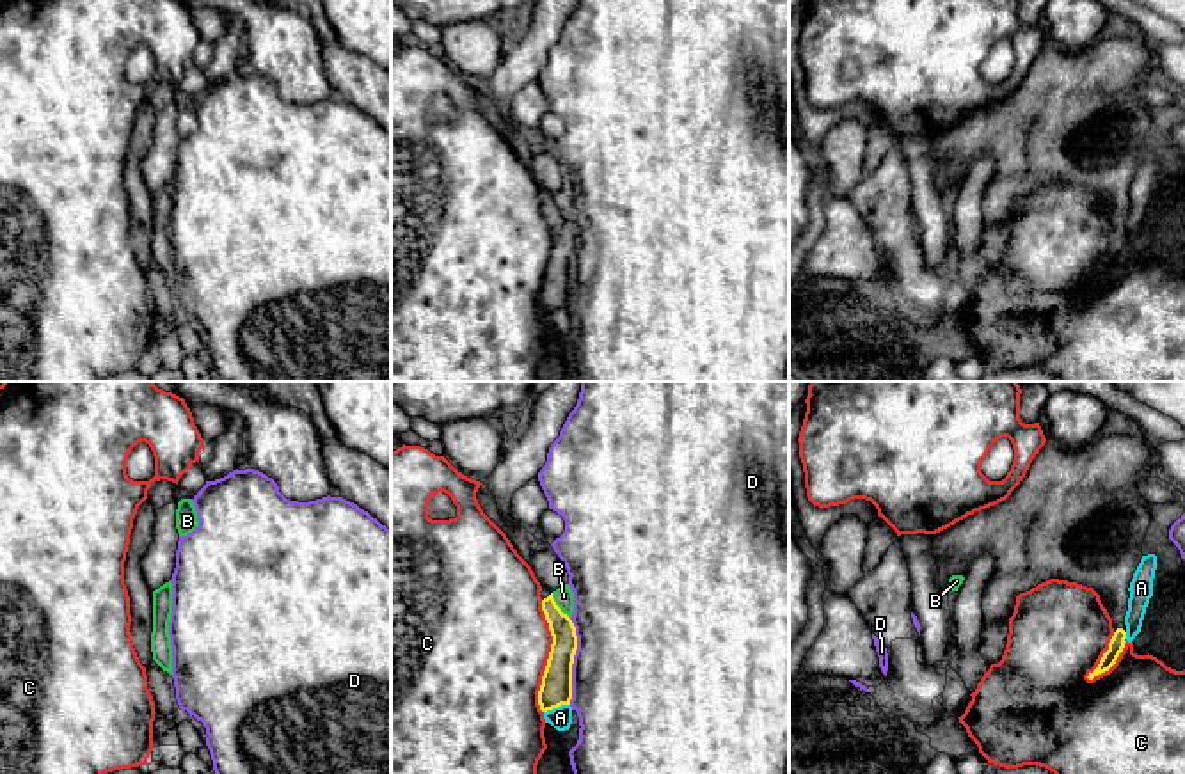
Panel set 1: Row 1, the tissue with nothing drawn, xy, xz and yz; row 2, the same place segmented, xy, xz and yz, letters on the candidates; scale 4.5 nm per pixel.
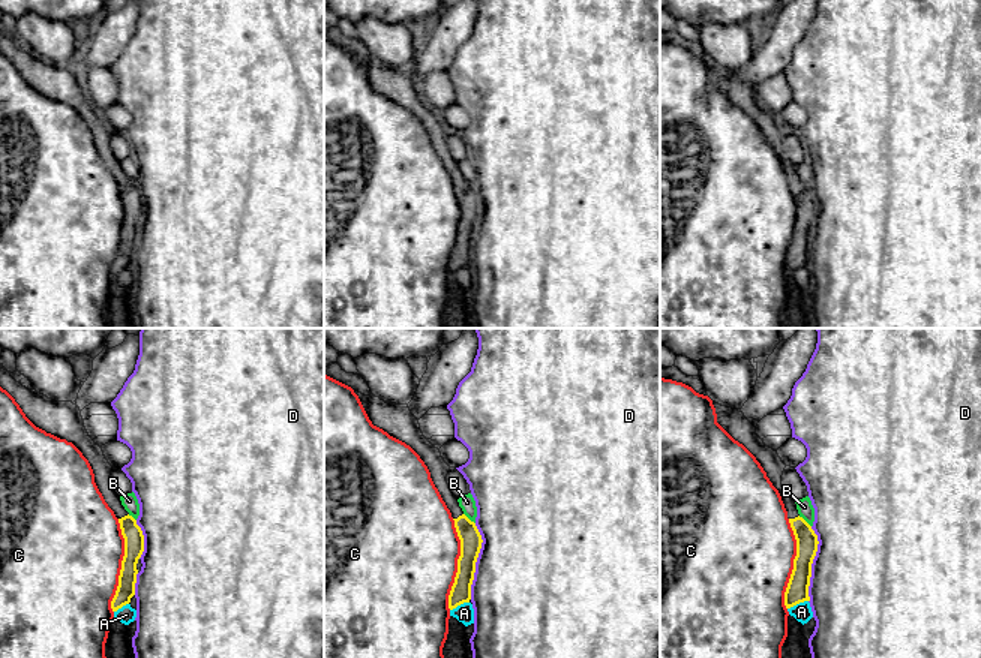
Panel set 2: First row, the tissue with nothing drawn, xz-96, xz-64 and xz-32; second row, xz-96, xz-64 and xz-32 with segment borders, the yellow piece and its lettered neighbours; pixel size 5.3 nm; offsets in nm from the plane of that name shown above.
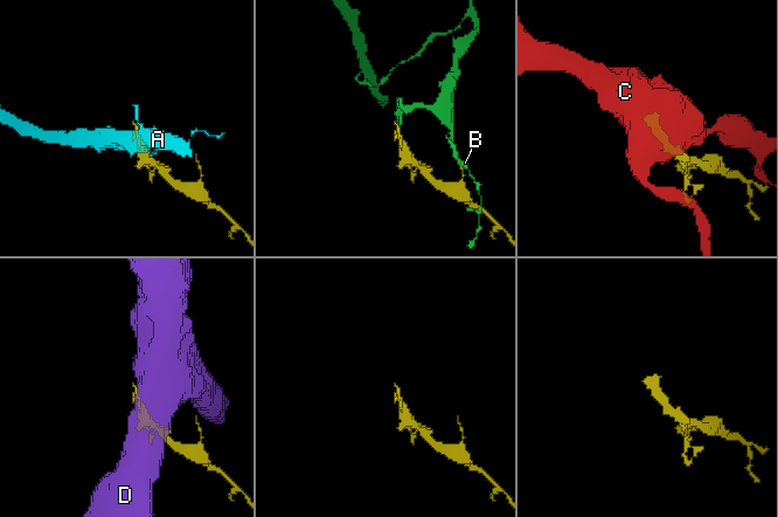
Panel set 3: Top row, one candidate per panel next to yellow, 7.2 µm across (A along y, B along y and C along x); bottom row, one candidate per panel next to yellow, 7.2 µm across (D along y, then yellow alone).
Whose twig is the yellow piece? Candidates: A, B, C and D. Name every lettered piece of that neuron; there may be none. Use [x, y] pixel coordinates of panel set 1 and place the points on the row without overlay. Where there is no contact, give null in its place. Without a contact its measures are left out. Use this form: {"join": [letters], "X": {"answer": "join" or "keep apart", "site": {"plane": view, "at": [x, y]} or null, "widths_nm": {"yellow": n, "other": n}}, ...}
{"join": [], "A": {"answer": "keep apart", "site": {"plane": "xz", "at": [556, 309]}, "widths_nm": {"yellow": 140, "other": 100}}, "B": {"answer": "keep apart", "site": {"plane": "xz", "at": [556, 208]}, "widths_nm": {"yellow": 120, "other": 90}}, "C": {"answer": "keep apart", "site": {"plane": "xz", "at": [549, 260]}, "widths_nm": {"yellow": 140, "other": 480}}, "D": {"answer": "keep apart", "site": {"plane": "xz", "at": [572, 263]}, "widths_nm": {"yellow": 140, "other": 500}}}

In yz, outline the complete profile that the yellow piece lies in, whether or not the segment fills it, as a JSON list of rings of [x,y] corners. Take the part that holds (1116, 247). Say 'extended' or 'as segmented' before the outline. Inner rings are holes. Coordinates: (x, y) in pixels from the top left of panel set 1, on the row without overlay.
as segmented; [[[1117,231],[1114,234],[1114,238],[1109,245],[1109,252],[1103,256],[1098,270],[1093,275],[1089,275],[1089,279],[1087,279],[1089,282],[1093,282],[1094,279],[1109,273],[1116,266],[1119,256],[1125,250],[1125,245],[1126,245],[1125,241],[1126,241],[1126,234],[1123,231]]]

